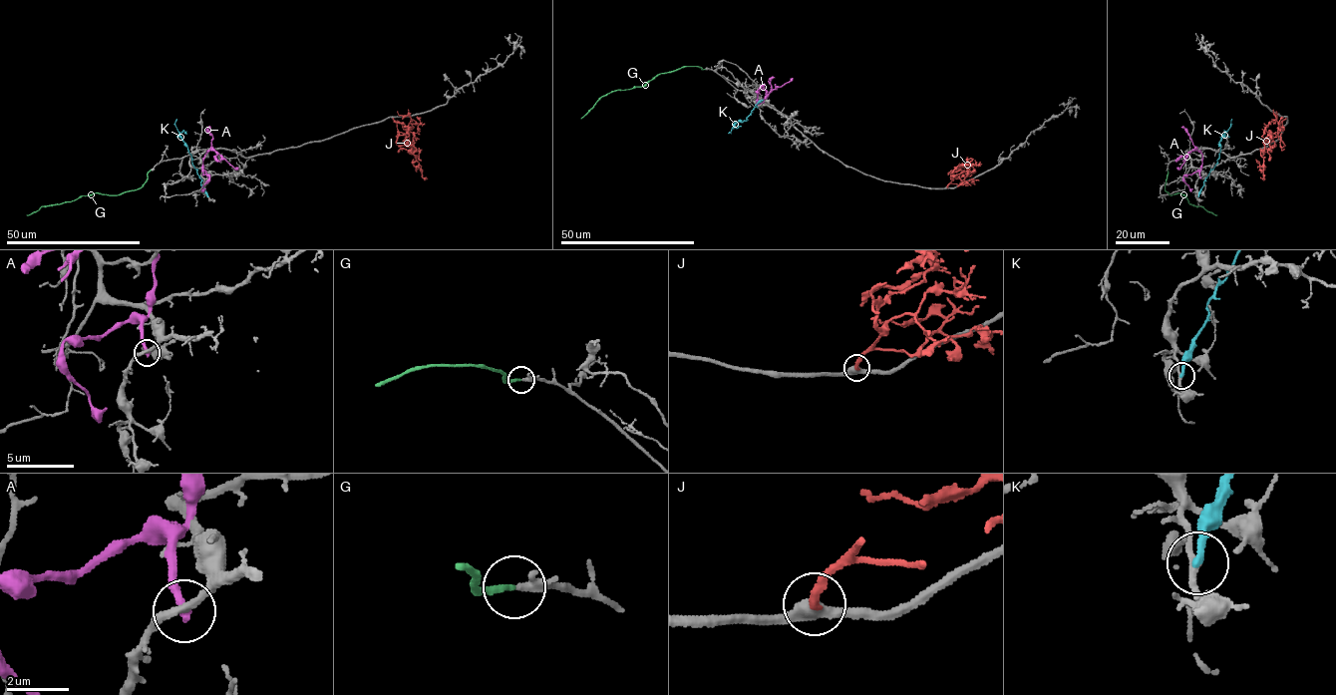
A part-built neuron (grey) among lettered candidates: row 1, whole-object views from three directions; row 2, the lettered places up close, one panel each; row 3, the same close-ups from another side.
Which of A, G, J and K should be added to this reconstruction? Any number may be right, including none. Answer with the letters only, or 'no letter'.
G

